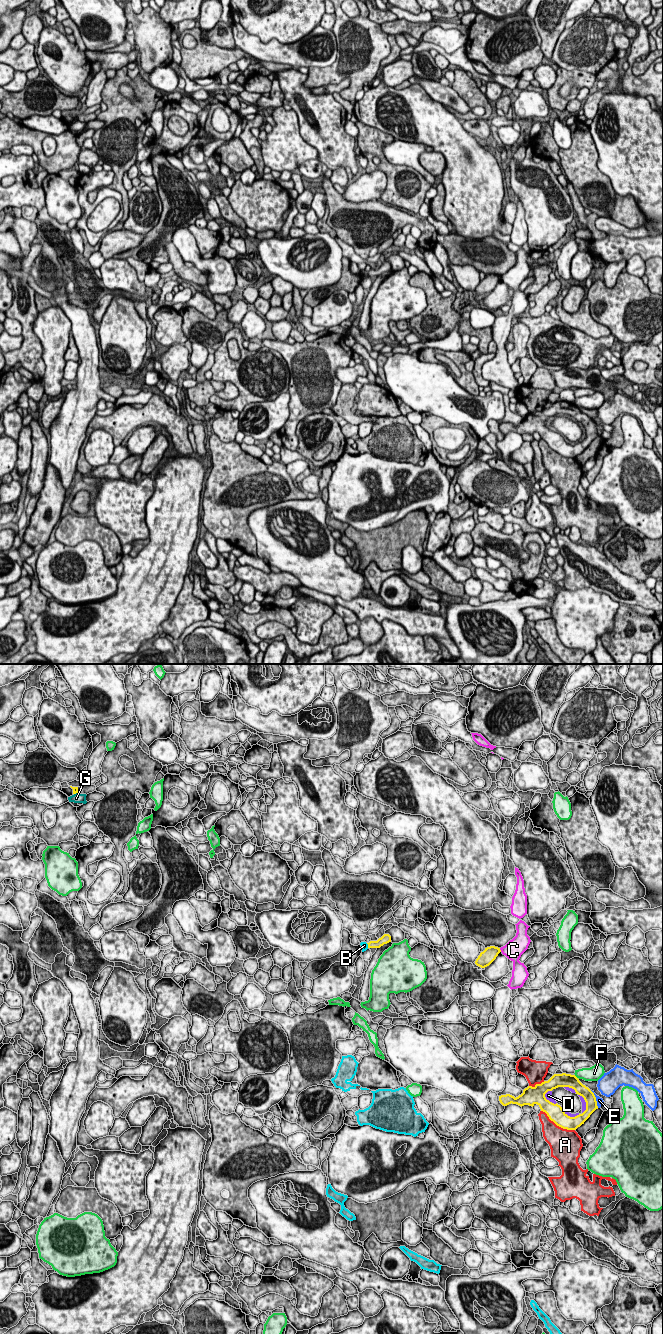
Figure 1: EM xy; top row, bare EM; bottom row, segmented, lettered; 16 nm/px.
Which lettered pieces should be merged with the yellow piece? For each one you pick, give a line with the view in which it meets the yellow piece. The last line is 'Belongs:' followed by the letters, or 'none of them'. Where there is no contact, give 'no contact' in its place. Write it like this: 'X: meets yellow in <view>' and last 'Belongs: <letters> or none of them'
Belongs: none of them

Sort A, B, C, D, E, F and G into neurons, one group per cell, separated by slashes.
A D / B / C / E / F / G

